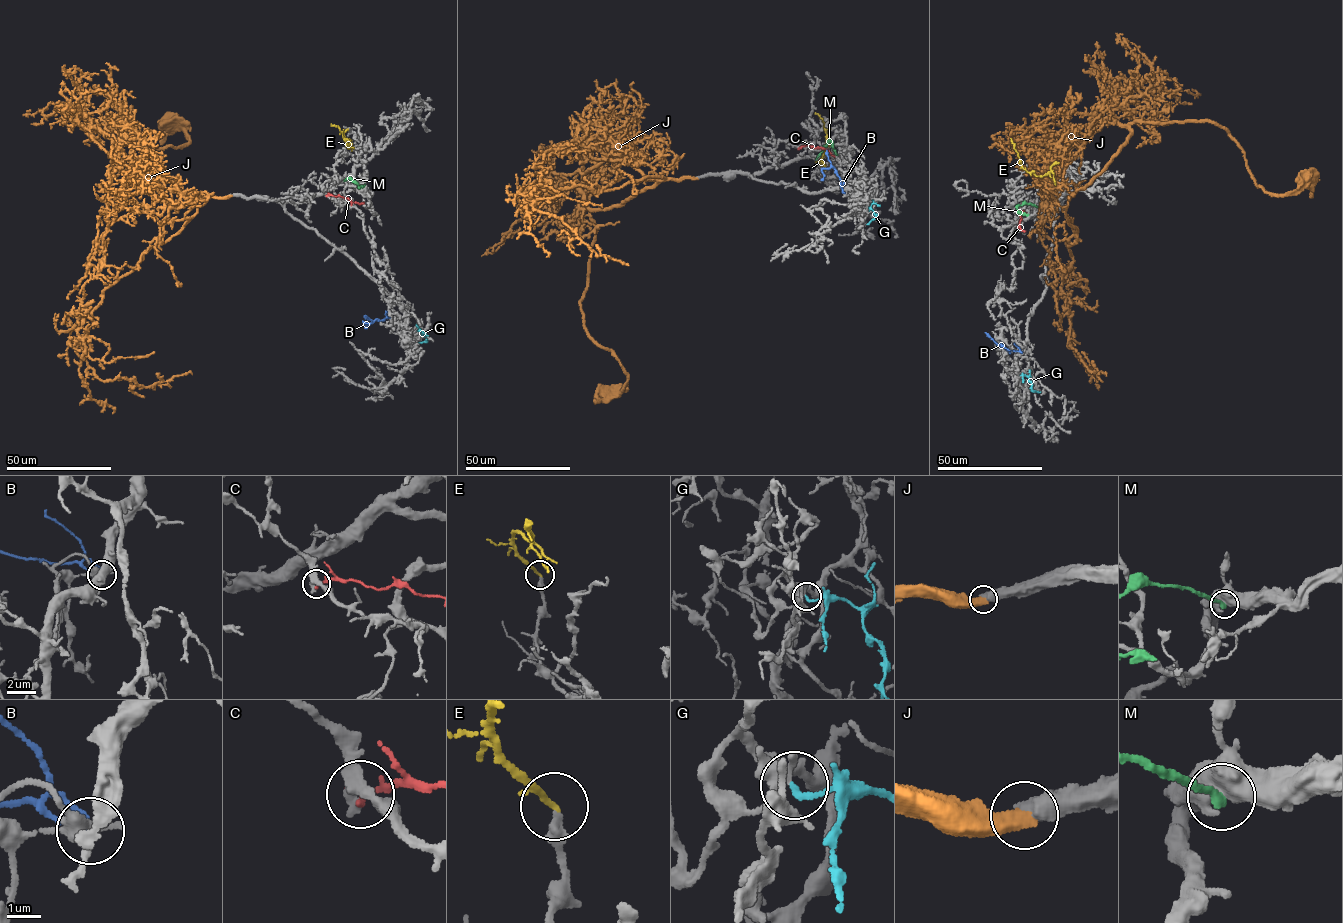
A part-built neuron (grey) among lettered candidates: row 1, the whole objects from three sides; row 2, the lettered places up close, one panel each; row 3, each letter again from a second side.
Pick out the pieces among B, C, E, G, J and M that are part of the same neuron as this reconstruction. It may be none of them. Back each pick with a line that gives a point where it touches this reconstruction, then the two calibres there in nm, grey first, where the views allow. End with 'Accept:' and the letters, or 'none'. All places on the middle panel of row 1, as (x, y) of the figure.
G: (872, 200) | 300/200 nm
J: (697, 178) | 600/480 nm
Accept: G, J

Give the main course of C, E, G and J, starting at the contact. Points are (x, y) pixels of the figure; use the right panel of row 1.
C: (1024, 213), (1020, 215), (1019, 226), (1025, 230)
E: (1059, 163), (1043, 176), (1027, 172), (1011, 139)
G: (1020, 374), (1027, 376), (1032, 390), (1040, 392)
J: (1068, 197), (1097, 175), (1135, 121), (1192, 121), (1227, 131), (1258, 187), (1287, 195), (1309, 185), (1310, 197)

